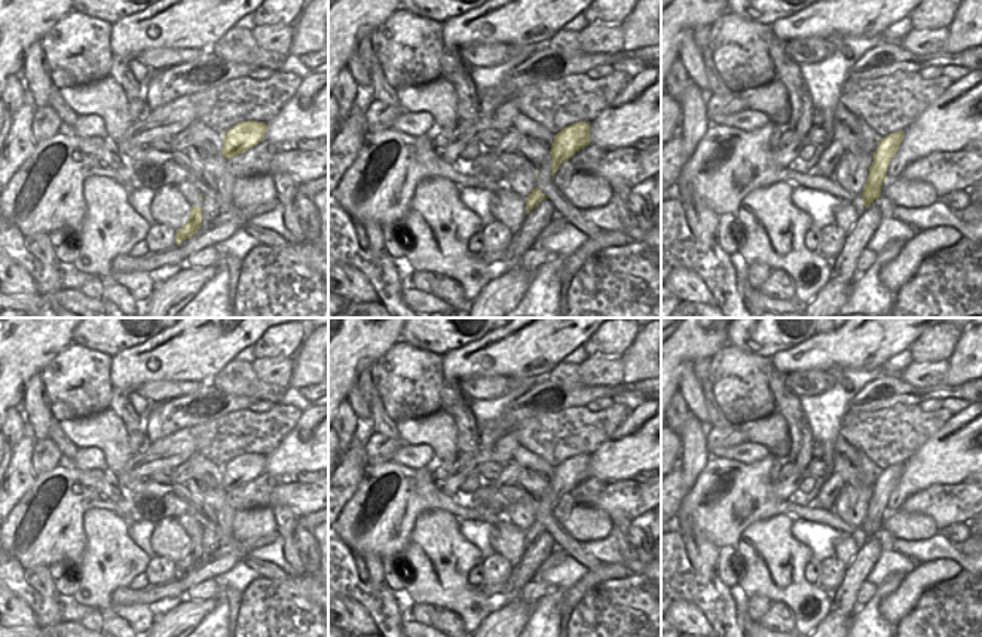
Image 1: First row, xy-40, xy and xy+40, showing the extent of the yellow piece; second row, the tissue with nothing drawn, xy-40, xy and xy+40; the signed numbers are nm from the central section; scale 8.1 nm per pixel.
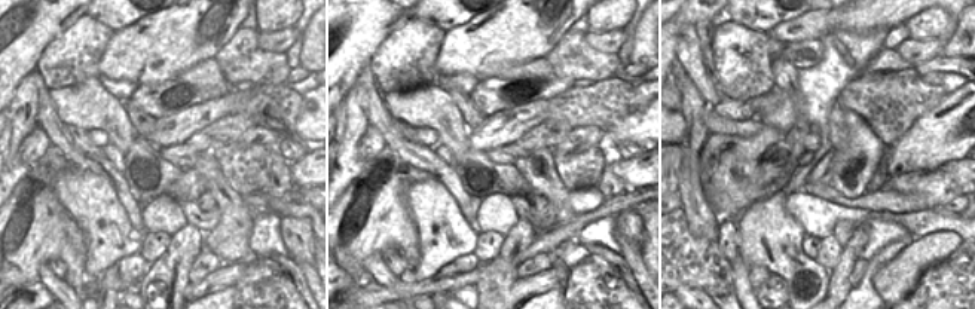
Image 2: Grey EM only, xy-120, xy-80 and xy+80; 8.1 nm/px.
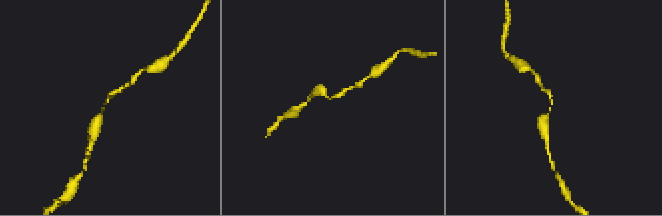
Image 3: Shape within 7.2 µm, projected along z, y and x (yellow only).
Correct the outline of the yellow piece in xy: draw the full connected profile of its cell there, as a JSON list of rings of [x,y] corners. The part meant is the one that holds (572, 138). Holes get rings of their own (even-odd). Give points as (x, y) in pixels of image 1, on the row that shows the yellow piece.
[[[576,122],[556,134],[553,148],[553,180],[562,162],[568,162],[576,151],[590,144],[590,122]]]

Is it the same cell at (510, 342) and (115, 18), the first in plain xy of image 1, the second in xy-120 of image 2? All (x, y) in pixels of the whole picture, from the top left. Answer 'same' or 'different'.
different

